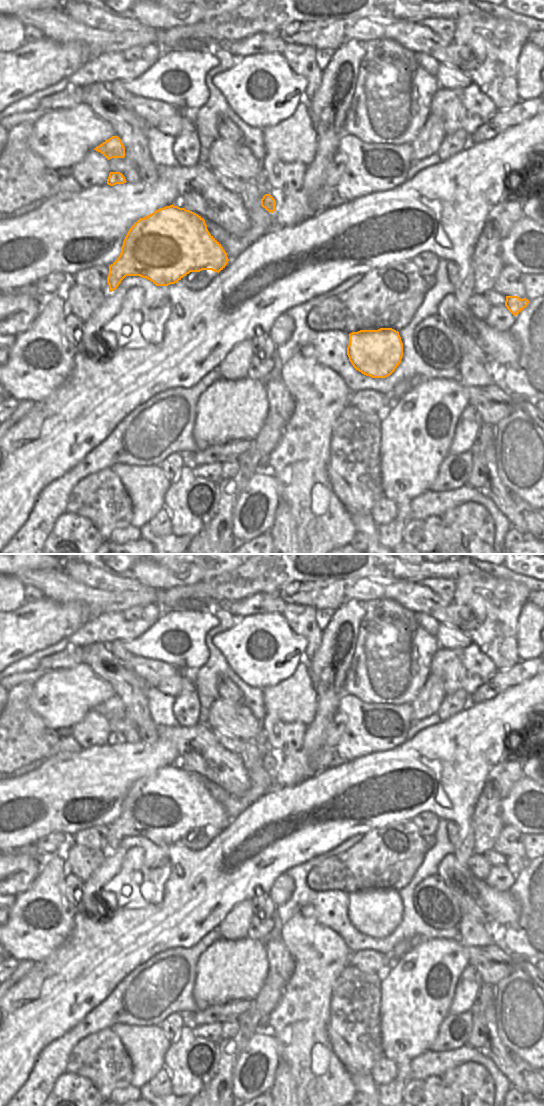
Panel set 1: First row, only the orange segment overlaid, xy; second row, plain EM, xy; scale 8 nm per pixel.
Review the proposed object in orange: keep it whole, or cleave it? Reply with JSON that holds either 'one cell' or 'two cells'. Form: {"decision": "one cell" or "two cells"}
{"decision": "one cell"}

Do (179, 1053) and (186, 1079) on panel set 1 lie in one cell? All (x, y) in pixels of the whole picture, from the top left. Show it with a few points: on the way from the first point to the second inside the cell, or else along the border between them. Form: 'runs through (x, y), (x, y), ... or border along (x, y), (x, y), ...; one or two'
runs through (185, 1059), (186, 1073); one

